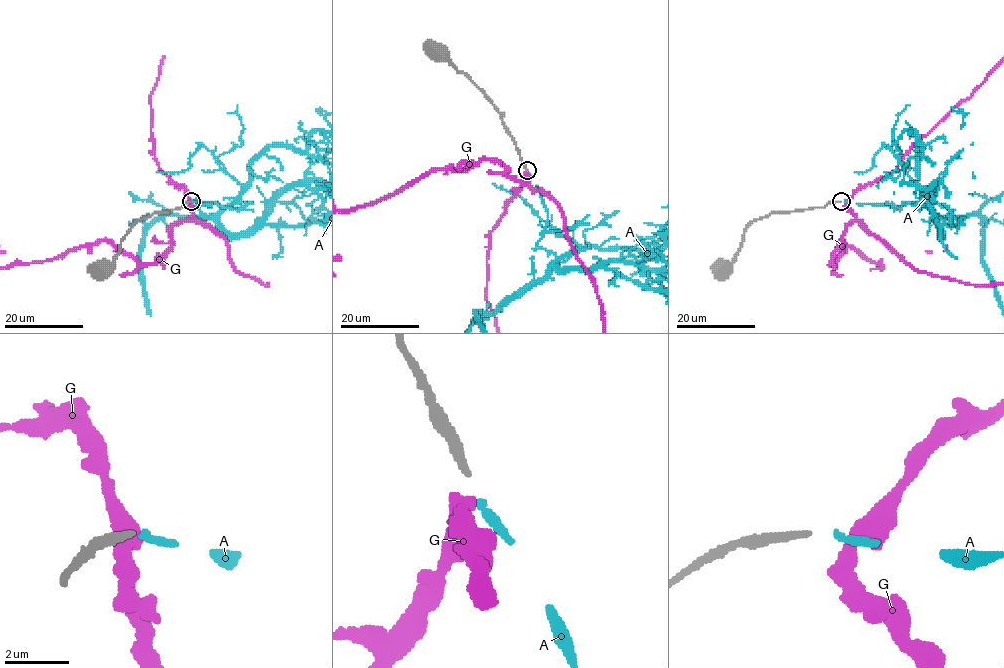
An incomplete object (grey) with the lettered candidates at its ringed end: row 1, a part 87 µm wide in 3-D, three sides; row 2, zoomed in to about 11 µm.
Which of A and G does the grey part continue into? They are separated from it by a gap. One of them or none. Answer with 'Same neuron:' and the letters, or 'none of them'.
Same neuron: A

